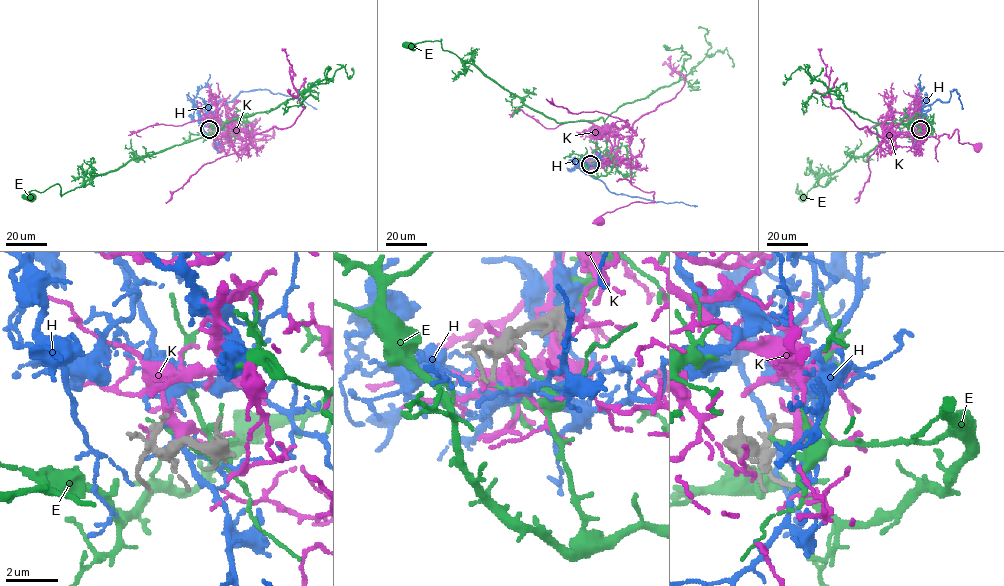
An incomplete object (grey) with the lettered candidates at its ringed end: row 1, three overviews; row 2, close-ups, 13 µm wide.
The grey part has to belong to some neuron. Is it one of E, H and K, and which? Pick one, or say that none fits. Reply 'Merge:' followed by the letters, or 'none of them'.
Merge: H

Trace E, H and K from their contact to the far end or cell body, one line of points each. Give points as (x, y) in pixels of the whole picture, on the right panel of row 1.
E: (921, 129), (932, 129), (878, 123), (879, 144), (823, 175), (806, 195), (796, 192), (797, 184), (803, 197)
H: (921, 129), (930, 106), (937, 100), (948, 102), (954, 89), (959, 96), (962, 109)
K: (920, 129), (900, 113), (892, 113), (881, 126), (887, 133), (937, 139), (957, 130), (958, 141), (976, 148)

